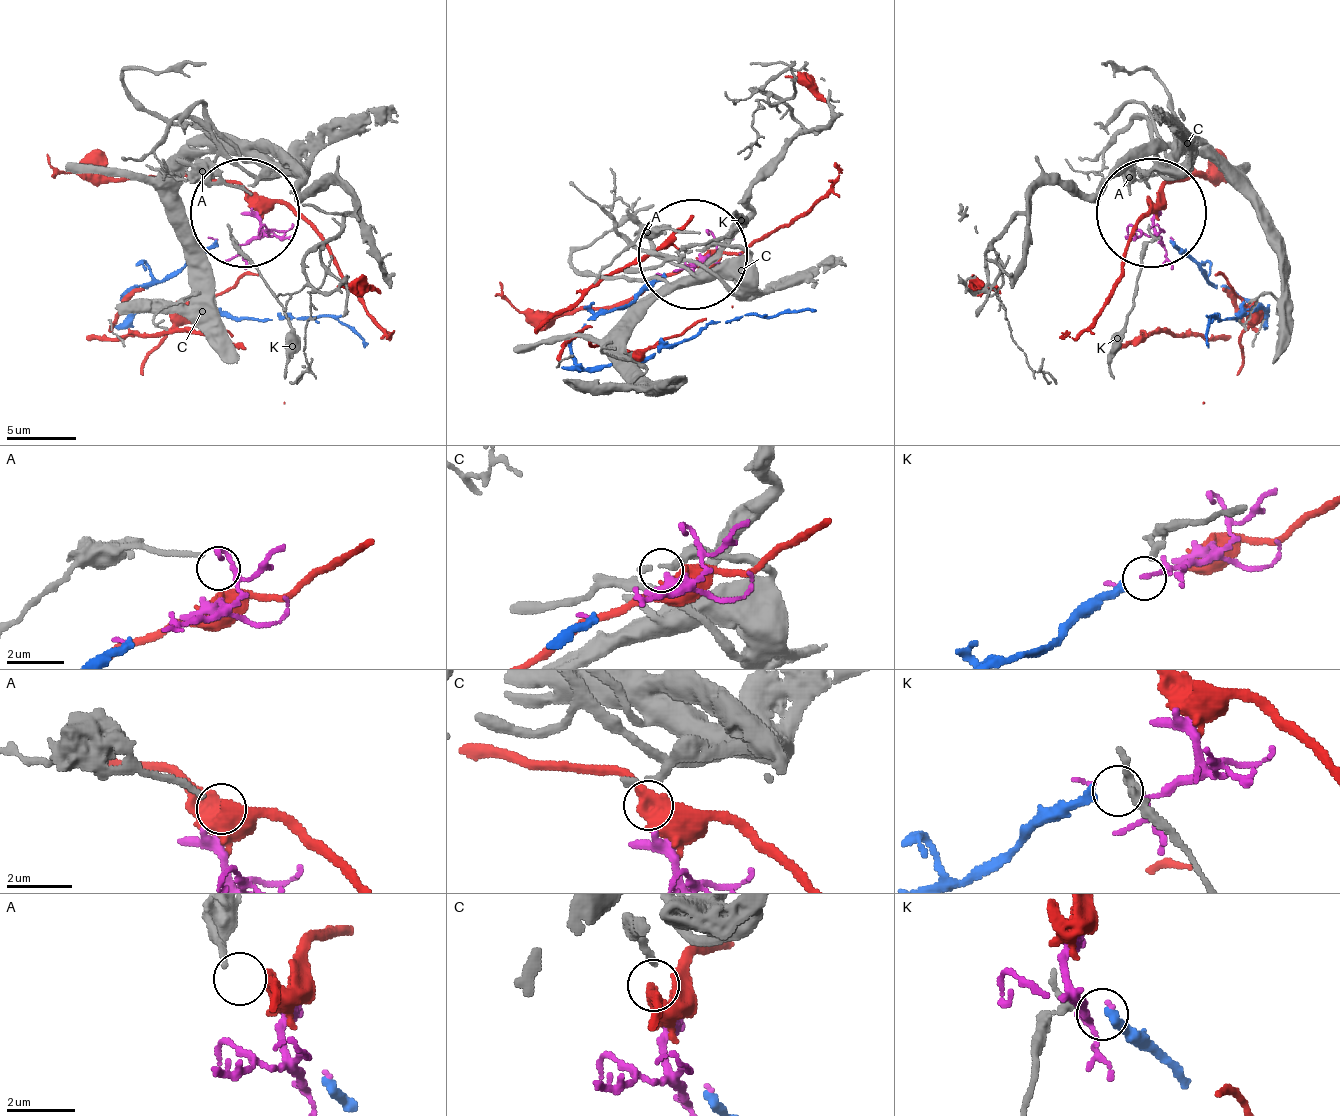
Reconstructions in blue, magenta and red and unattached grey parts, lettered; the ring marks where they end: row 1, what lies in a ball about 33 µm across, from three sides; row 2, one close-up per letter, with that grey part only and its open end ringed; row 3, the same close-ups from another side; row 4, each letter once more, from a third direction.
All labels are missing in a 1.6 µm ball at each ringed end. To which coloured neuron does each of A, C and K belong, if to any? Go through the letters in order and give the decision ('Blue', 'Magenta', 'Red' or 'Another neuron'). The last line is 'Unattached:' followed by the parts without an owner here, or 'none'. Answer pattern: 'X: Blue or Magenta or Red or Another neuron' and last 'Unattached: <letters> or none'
A: Another neuron
C: Magenta
K: Blue
Unattached: A

